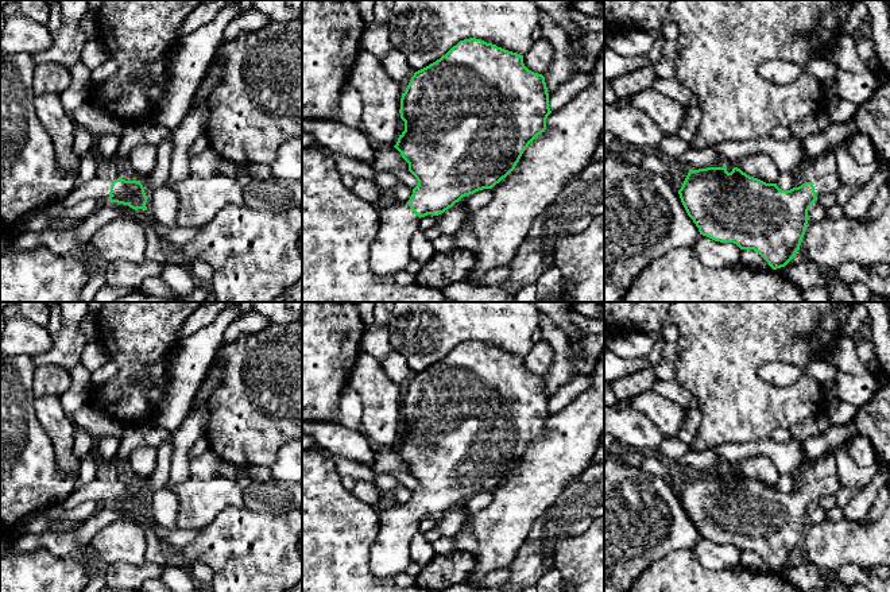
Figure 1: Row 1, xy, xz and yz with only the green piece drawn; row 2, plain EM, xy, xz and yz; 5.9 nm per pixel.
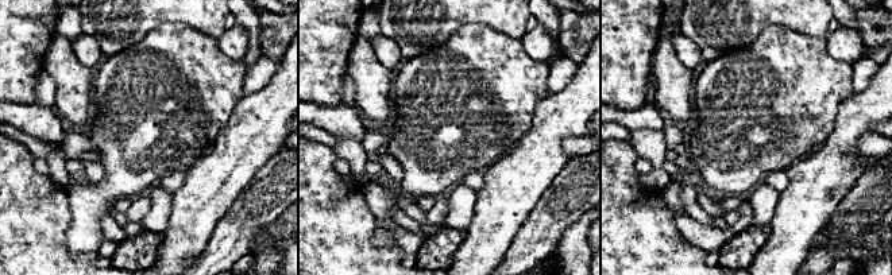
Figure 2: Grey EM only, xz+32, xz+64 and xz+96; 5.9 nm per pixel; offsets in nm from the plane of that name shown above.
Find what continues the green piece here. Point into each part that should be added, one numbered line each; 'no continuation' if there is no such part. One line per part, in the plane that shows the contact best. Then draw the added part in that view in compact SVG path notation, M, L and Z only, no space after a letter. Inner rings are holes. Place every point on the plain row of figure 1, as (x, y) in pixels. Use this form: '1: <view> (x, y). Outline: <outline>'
1: xy (96, 491). Outline: M94 479L89 484L77 484L76 490L62 503L65 510L73 510L85 502L108 502L112 483Z

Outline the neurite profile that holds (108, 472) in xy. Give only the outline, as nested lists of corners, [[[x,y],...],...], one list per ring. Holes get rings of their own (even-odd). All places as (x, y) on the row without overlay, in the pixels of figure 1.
[[[100,463],[97,467],[96,479],[115,483],[119,480],[117,467],[115,463]]]

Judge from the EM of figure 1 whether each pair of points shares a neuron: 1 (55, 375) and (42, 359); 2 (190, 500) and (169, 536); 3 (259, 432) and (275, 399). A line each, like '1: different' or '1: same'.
1: different
2: different
3: same

